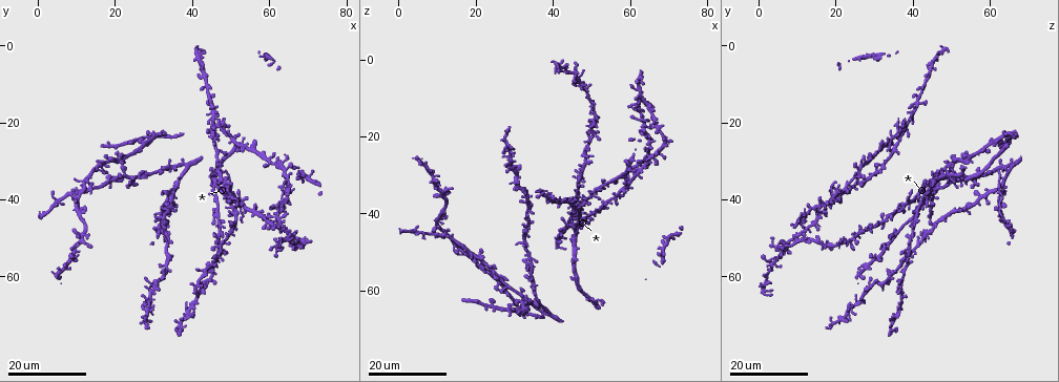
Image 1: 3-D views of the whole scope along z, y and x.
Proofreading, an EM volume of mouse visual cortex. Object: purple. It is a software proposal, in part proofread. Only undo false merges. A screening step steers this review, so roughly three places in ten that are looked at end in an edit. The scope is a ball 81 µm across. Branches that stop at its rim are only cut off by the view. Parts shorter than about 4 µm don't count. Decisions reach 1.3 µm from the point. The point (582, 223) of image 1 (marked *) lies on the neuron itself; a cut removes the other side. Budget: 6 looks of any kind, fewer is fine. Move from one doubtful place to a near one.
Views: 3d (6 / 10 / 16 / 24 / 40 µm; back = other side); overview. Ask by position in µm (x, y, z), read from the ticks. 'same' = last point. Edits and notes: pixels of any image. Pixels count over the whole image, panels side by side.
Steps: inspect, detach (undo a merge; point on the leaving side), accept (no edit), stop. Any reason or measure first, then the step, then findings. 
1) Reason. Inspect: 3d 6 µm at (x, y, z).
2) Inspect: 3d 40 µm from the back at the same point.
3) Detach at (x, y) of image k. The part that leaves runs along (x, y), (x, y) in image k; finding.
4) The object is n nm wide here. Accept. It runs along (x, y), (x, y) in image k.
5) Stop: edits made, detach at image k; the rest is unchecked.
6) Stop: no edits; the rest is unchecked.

Four or more arms meet. Inspect: 3d 16 µm at (33.5, 58.0, 35.5).

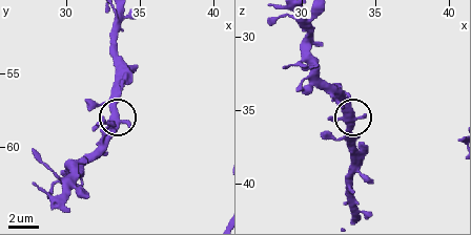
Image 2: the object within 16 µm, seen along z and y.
Inspect: 3d 6 µm at (33.2, 57.8, 36.0).

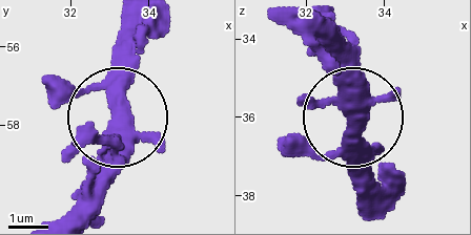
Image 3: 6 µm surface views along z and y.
Inspect: 3d 6 µm from the back at (33.15, 57.80, 36.10).

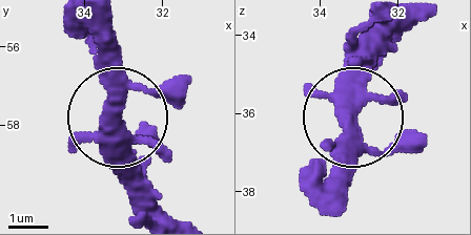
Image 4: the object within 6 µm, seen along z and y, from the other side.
The object is 340 nm wide here. Accept. All the same neuron.

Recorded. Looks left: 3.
Three arms meet. Inspect: 3d 24 µm at (64.0, 40.5, 18.5).

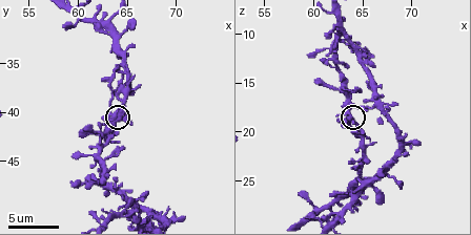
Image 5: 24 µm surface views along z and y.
Inspect: 3d 10 µm at the same point.

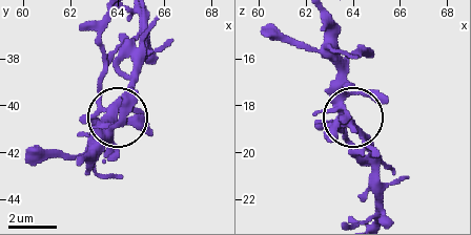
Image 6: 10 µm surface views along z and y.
Inspect: 3d 6 µm at the same point.

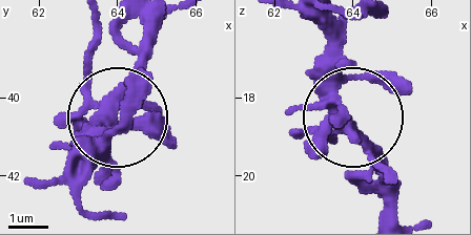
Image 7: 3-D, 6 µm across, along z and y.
The side arm is 6 µm long. Detach at (95, 27) of image 7. The part that leaves runs along (87, 82), (97, 25) in image 7; two neurons meet here.

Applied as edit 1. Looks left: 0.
Stop: edits made, detach at image 7; the rest is unchecked.

